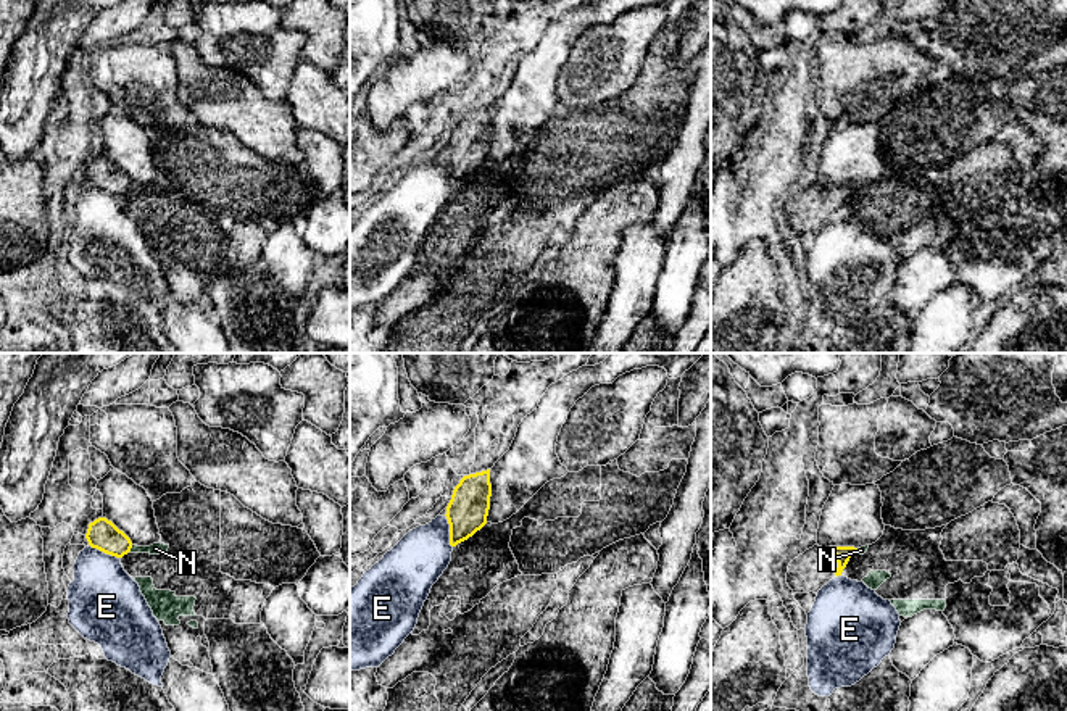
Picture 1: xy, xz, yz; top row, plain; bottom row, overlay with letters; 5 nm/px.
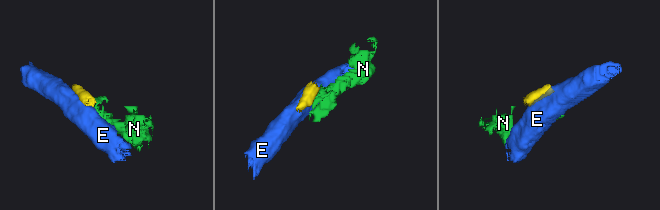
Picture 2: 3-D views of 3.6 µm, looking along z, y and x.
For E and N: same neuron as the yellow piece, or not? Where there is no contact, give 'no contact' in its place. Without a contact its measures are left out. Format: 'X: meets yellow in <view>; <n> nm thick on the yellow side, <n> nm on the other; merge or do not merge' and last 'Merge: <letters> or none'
E: meets yellow in xz; 200 nm thick on the yellow side, 280 nm on the other; do not merge
N: meets yellow in xy; 160 nm thick on the yellow side, 60 nm on the other; do not merge
Merge: none

